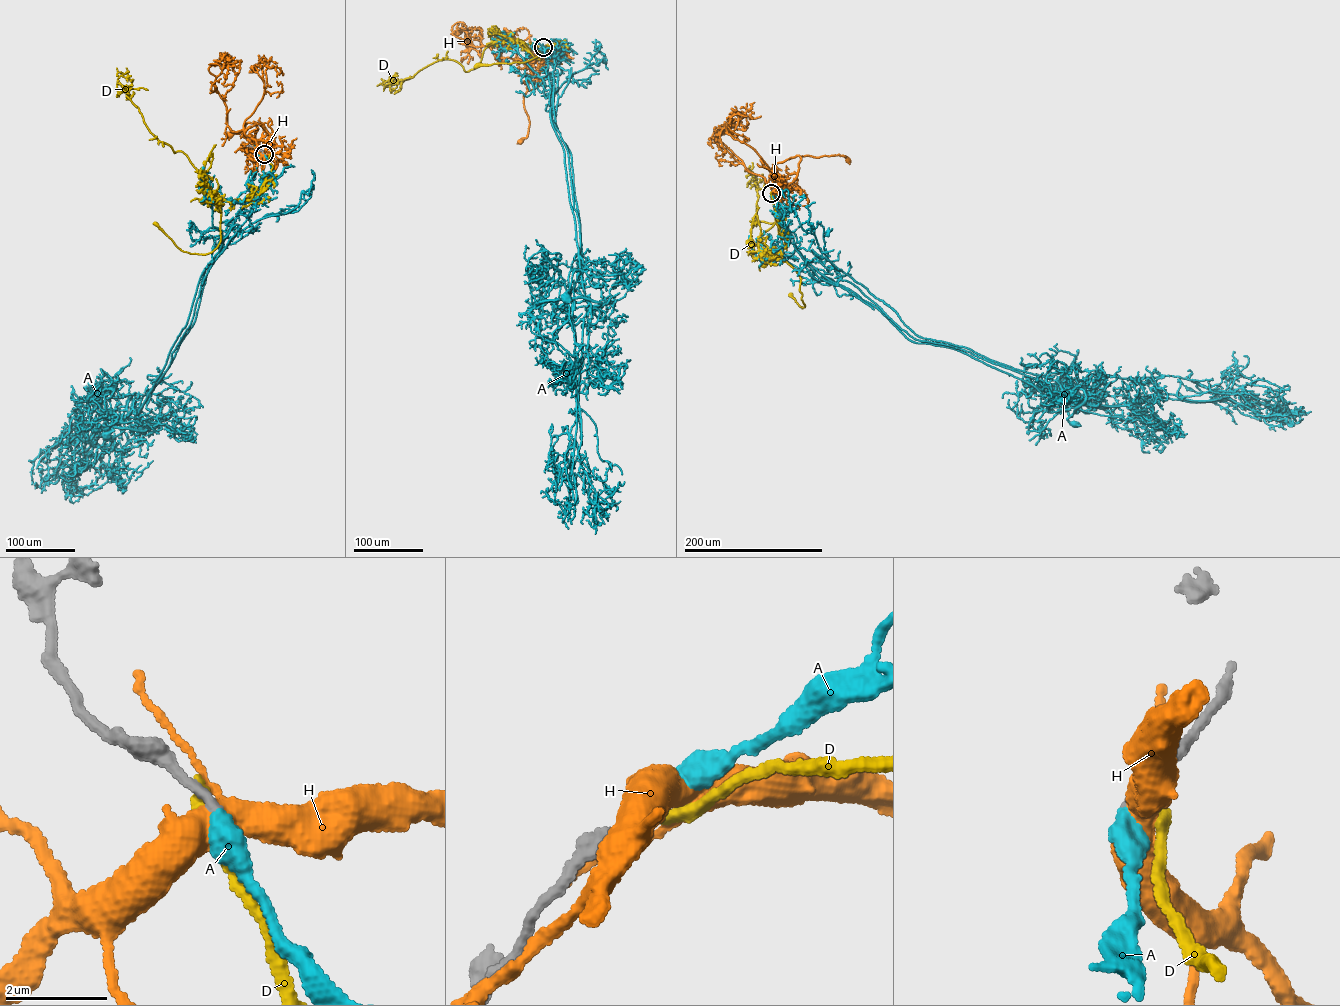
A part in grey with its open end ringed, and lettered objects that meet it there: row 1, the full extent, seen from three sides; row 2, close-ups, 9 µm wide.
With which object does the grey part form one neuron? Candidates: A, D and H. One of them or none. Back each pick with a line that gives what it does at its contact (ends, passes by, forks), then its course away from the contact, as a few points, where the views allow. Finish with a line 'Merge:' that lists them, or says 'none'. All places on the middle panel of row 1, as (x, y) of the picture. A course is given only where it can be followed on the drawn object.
A: it ends | via (543, 47), (559, 49), (548, 60), (550, 117), (564, 151), (584, 297), (600, 303), (568, 291), (564, 298)
Merge: A

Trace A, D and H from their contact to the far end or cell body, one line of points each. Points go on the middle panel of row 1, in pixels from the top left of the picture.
A: (543, 47), (559, 49), (548, 60), (550, 117), (564, 151), (584, 297), (600, 303), (568, 291), (564, 298)
D: (543, 47), (556, 43), (545, 51), (519, 46), (540, 59), (541, 54), (522, 62), (477, 65)
H: (543, 47), (549, 48), (550, 56), (533, 82), (533, 89), (524, 95), (529, 124), (527, 136), (520, 141)

